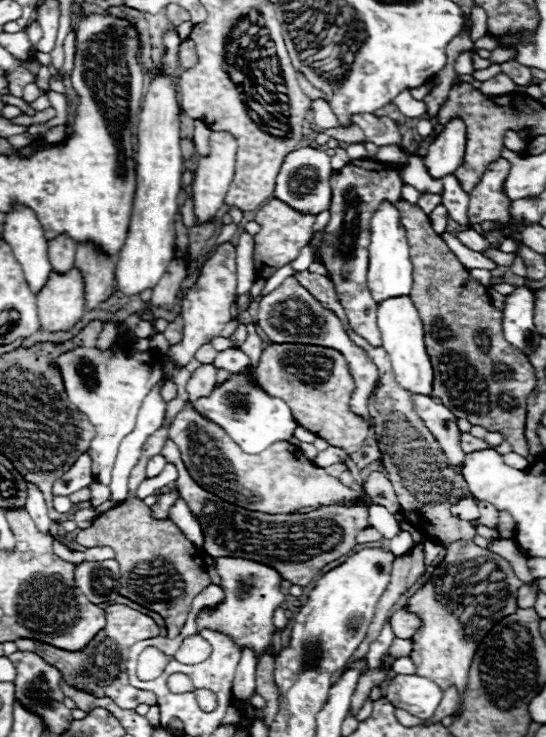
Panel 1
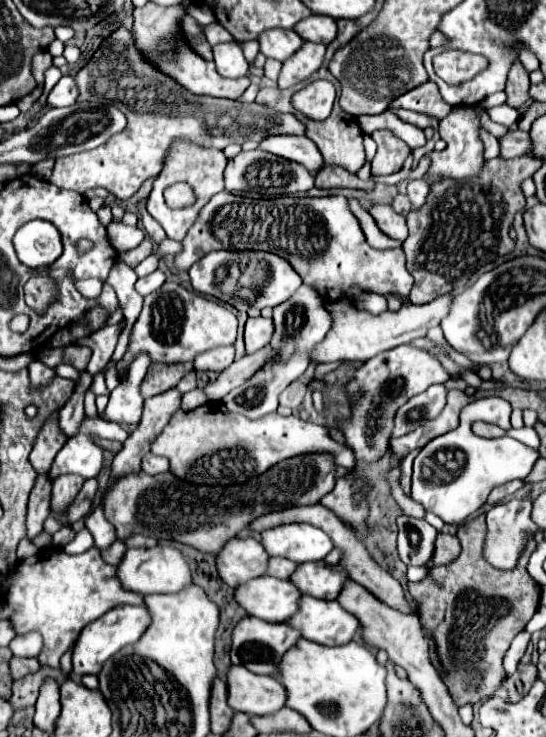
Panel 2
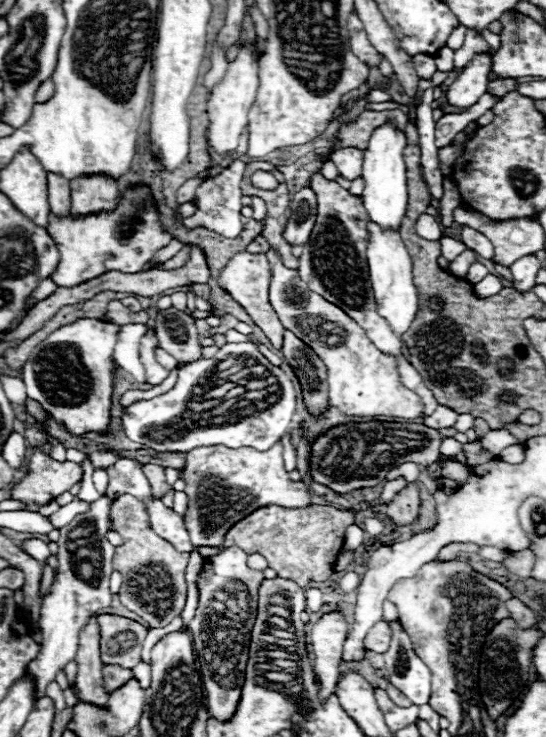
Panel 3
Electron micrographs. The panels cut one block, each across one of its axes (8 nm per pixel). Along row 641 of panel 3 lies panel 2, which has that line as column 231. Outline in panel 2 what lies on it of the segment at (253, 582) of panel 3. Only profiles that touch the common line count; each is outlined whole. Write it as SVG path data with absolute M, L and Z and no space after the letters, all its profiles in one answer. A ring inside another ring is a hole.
M230 192L214 194L208 204L200 210L198 220L188 230L186 238L182 240L182 252L174 256L174 266L178 270L188 270L194 262L206 256L212 250L264 250L282 256L290 262L290 266L300 274L304 284L312 286L324 302L336 302L346 296L346 292L354 286L366 292L376 294L396 294L402 296L404 304L410 304L410 290L412 290L412 276L406 270L406 258L402 248L396 250L376 250L370 248L364 240L362 228L358 218L350 212L348 200L344 196L328 196L328 198L248 198L248 196L234 196Z

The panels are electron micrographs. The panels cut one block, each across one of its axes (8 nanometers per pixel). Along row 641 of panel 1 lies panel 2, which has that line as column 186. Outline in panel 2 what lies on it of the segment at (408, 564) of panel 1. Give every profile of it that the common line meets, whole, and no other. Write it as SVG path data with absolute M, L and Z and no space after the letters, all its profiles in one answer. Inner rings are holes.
M186 362L182 366L150 366L140 388L142 396L150 398L174 388L192 370L194 370L192 362Z

